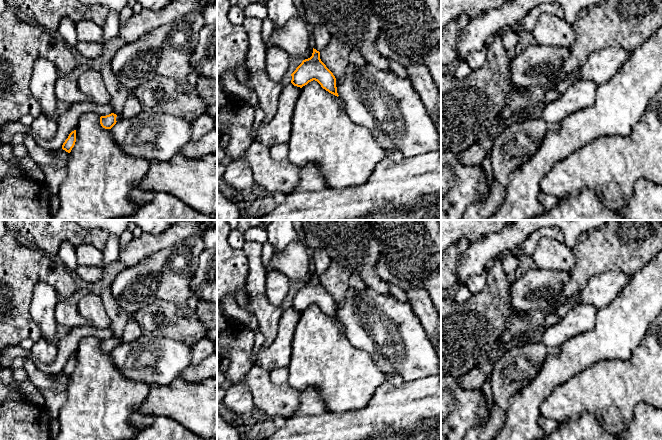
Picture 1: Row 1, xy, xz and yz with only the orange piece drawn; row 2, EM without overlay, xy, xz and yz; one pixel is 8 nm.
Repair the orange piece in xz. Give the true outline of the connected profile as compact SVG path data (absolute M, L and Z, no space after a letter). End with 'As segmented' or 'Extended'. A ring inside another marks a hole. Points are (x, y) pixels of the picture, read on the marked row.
M313 48L312 56L302 63L291 74L291 83L302 88L309 82L317 81L323 89L329 93L339 96L336 87L336 78L320 59L320 52Z. As segmented

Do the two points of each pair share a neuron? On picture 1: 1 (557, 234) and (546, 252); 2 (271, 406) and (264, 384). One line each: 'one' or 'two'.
1: two
2: one

